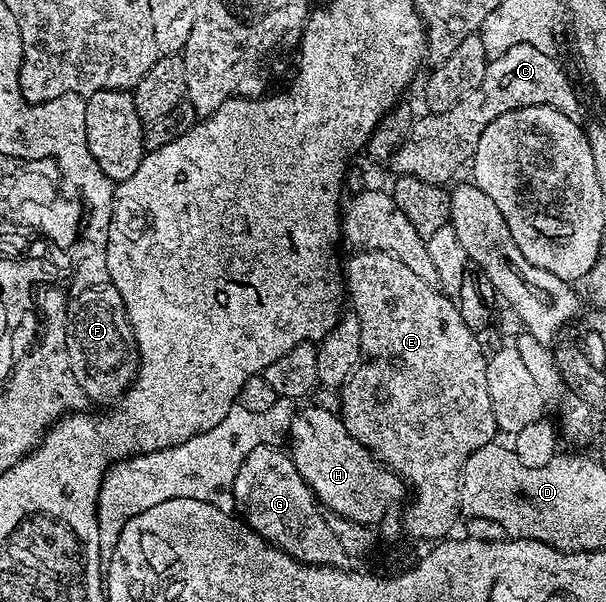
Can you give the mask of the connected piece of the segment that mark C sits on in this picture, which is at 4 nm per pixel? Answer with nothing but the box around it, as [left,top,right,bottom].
[393,43,583,185]

